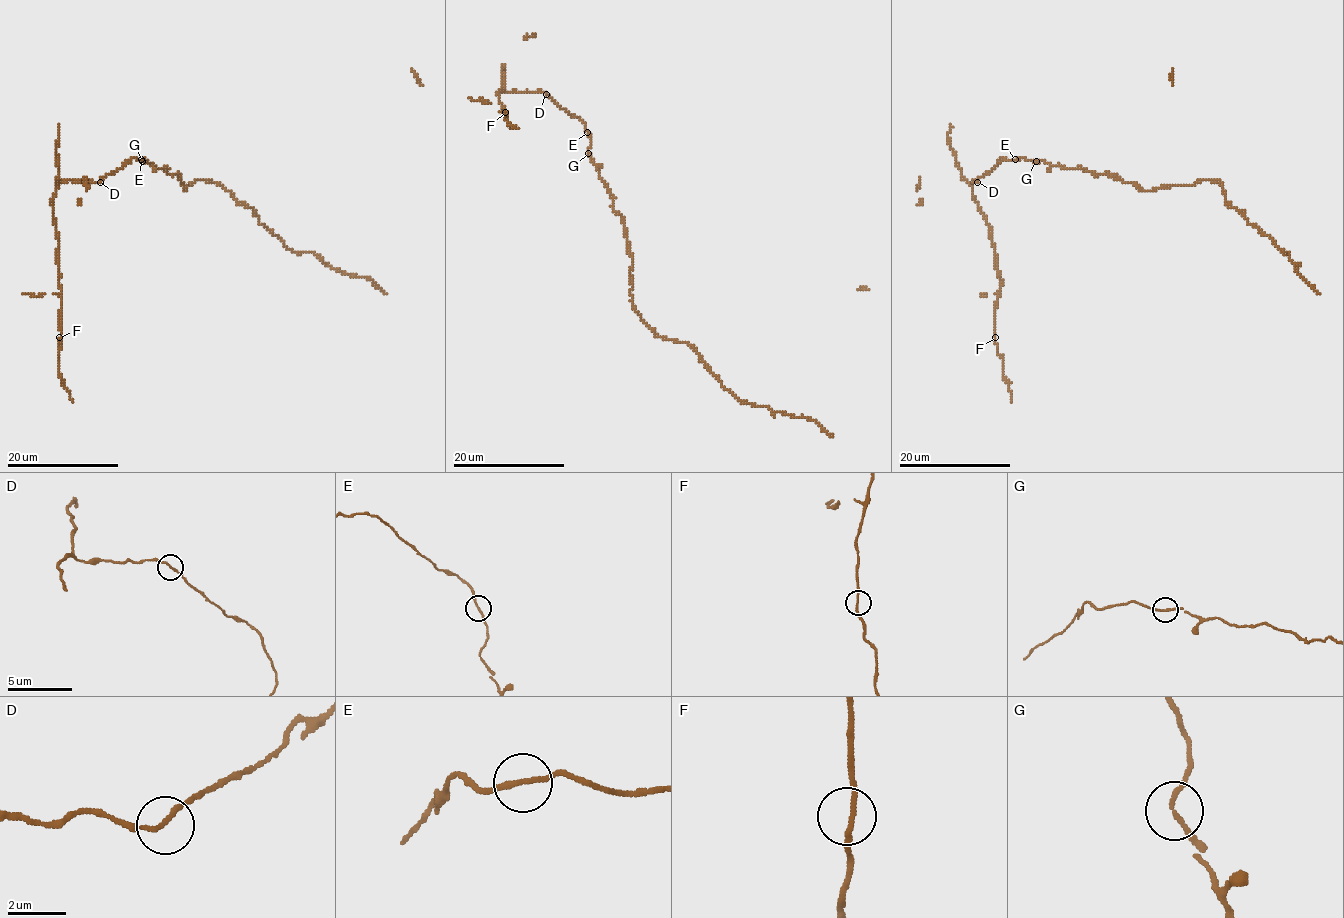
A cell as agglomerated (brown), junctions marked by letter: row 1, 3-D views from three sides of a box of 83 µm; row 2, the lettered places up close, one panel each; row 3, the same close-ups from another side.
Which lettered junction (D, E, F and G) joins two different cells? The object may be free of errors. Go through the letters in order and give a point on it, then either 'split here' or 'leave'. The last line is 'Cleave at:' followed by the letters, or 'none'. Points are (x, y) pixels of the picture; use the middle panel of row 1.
D: place (546, 94); leave
E: place (587, 132); leave
F: place (505, 112); leave
G: place (588, 153); leave
Cleave at: none

